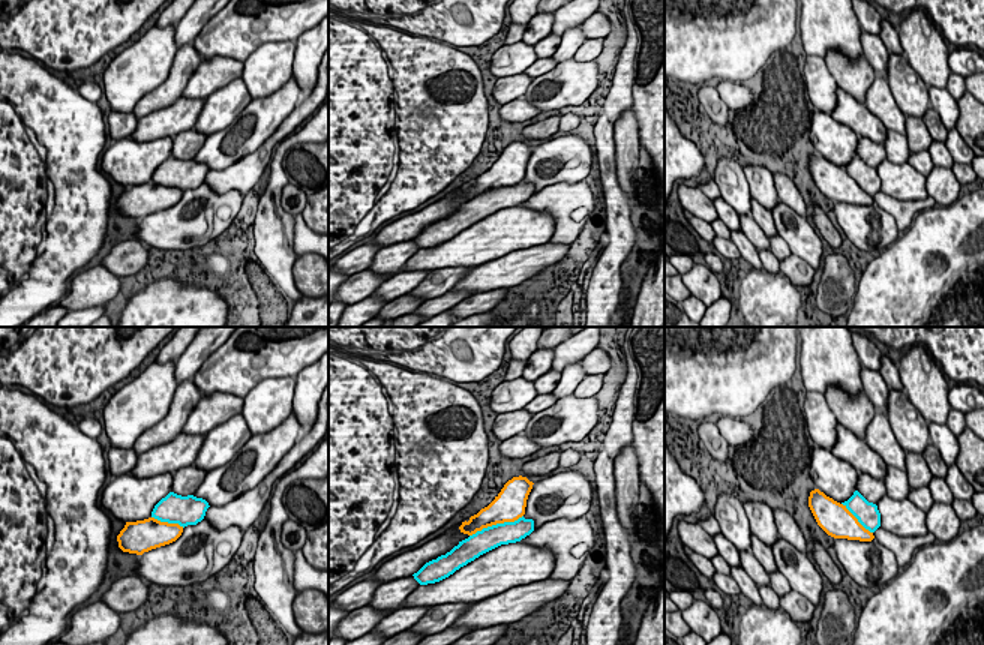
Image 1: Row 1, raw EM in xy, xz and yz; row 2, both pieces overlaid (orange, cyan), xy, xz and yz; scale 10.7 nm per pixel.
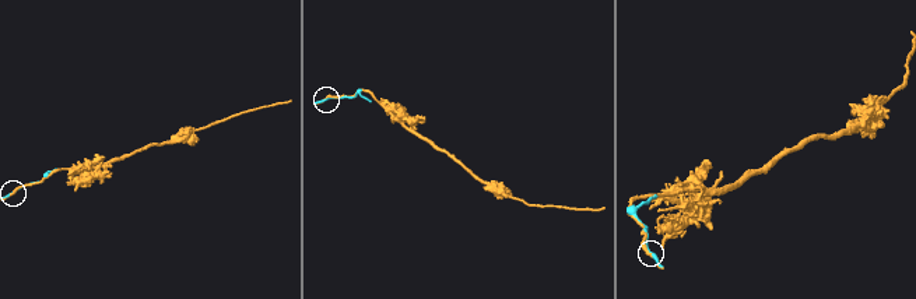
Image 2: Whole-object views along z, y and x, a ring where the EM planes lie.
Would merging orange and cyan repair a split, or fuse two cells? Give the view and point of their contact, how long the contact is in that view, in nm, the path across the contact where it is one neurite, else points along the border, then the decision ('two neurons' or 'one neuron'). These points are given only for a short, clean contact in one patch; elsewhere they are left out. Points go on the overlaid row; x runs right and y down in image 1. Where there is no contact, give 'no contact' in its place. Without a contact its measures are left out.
xz (495, 524) | 600 nm | two neurons

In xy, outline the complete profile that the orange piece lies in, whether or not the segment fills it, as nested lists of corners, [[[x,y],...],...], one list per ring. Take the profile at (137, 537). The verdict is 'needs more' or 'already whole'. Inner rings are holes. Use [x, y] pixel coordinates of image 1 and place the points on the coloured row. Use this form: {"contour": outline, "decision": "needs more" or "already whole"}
{"contour": [[[148,518],[136,522],[126,522],[117,536],[118,548],[123,552],[142,555],[152,549],[176,542],[183,532],[178,524],[160,522]]], "decision": "already whole"}

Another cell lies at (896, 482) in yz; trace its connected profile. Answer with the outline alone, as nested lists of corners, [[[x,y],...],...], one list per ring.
[[[886,465],[886,476],[884,483],[888,496],[897,501],[908,500],[910,486],[908,483],[906,471],[900,471],[894,466]]]

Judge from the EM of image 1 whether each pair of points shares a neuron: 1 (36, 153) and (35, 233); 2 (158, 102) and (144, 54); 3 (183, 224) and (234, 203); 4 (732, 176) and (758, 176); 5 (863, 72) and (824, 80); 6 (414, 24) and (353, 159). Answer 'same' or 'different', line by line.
1: same
2: different
3: same
4: different
5: different
6: different

